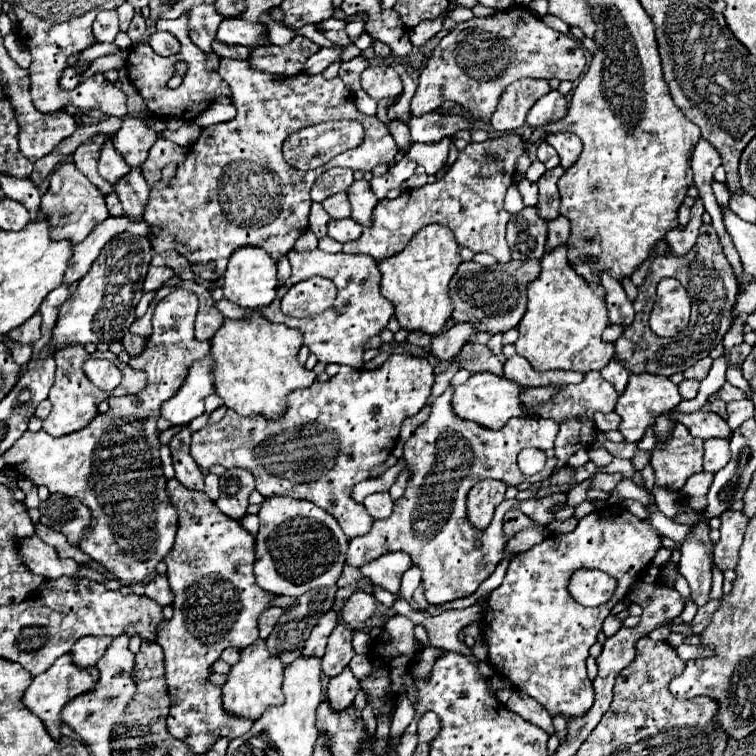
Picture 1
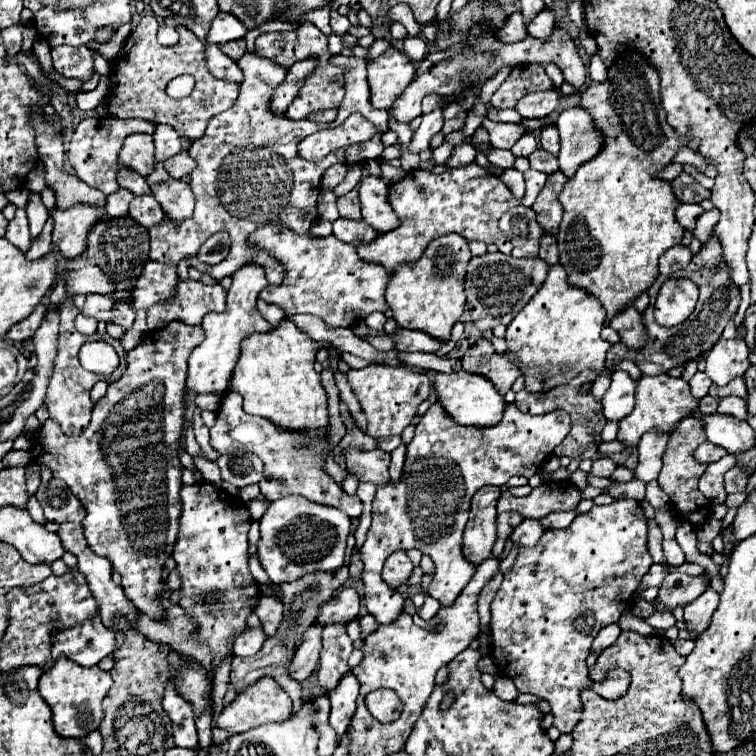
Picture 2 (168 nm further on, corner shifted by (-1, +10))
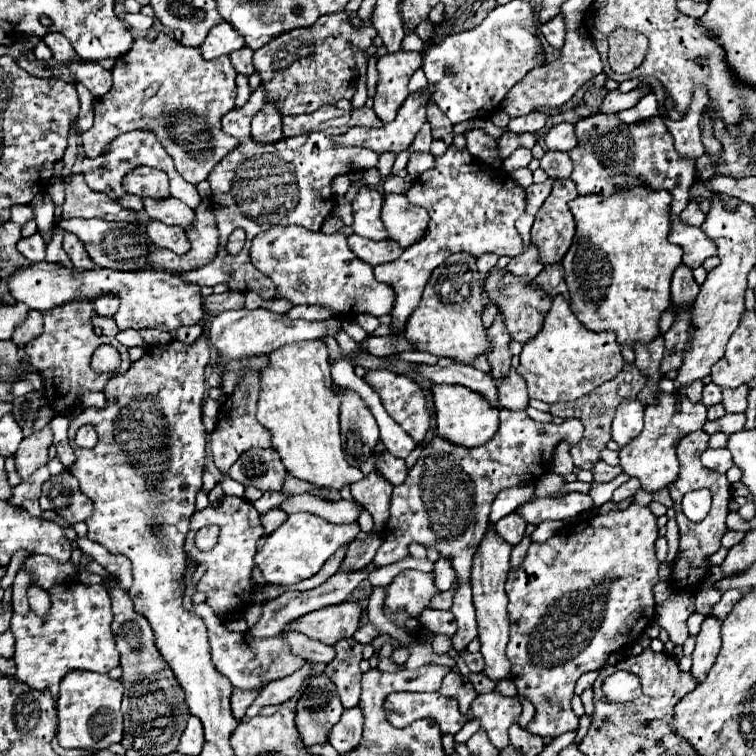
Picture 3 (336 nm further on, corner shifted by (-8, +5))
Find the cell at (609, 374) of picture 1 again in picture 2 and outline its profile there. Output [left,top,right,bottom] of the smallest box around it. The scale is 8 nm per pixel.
[602,370,636,422]

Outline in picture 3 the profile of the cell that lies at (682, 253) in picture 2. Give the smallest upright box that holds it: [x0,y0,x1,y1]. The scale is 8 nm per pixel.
[671,265,699,305]

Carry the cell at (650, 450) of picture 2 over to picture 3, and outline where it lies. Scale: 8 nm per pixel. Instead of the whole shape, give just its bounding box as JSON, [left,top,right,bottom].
[613,477,641,503]

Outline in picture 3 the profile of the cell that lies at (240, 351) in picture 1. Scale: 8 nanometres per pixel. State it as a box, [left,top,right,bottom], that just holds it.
[257,341,363,489]

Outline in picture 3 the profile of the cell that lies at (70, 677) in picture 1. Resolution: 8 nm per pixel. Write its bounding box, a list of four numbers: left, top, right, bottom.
[57,671,123,749]

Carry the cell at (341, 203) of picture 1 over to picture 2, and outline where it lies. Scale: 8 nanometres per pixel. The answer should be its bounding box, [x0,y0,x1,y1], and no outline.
[338,190,362,220]

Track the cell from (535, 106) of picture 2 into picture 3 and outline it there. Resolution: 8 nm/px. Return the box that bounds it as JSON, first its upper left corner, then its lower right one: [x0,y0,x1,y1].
[507,111,547,133]

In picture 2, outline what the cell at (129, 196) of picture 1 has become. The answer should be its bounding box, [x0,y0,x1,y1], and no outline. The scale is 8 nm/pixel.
[130,196,164,228]

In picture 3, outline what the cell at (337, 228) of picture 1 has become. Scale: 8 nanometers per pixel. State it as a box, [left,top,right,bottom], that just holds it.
[347,233,401,265]

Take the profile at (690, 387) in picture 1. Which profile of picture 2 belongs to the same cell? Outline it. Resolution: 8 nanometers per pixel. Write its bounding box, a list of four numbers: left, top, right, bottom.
[690,372,710,398]

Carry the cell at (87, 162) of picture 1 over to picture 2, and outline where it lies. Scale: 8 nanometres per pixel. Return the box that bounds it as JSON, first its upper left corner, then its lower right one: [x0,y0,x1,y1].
[68,118,154,196]

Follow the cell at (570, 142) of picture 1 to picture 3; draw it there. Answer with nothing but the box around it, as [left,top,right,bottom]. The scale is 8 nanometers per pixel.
[569,115,717,267]

